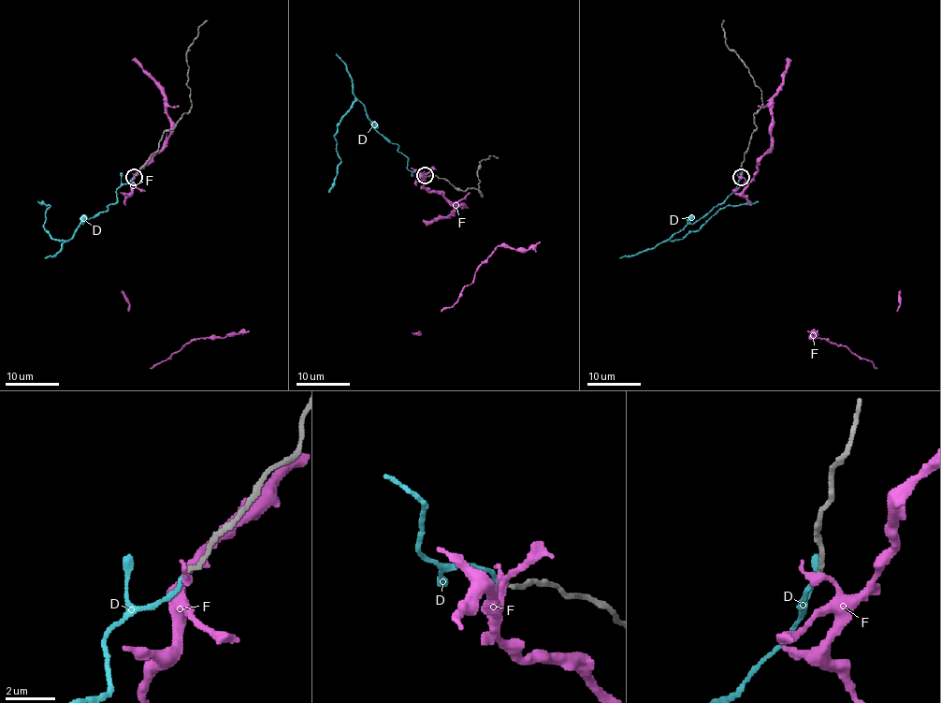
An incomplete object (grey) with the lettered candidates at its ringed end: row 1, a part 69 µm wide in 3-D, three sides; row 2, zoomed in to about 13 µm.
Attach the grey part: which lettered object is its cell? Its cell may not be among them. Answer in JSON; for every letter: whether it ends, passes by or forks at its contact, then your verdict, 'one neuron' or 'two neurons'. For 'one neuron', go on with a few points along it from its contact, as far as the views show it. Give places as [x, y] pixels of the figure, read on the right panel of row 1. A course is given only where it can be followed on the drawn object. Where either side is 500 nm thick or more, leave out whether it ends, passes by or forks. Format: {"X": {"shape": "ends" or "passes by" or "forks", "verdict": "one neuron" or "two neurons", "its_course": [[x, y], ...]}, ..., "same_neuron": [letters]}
{"D": {"shape": "ends", "verdict": "one neuron", "its_course": [[741, 176], [733, 191], [724, 200], [667, 240], [680, 240], [726, 206], [751, 205], [758, 200]]}, "F": {"shape": "ends", "verdict": "two neurons"}, "same_neuron": ["D"]}

